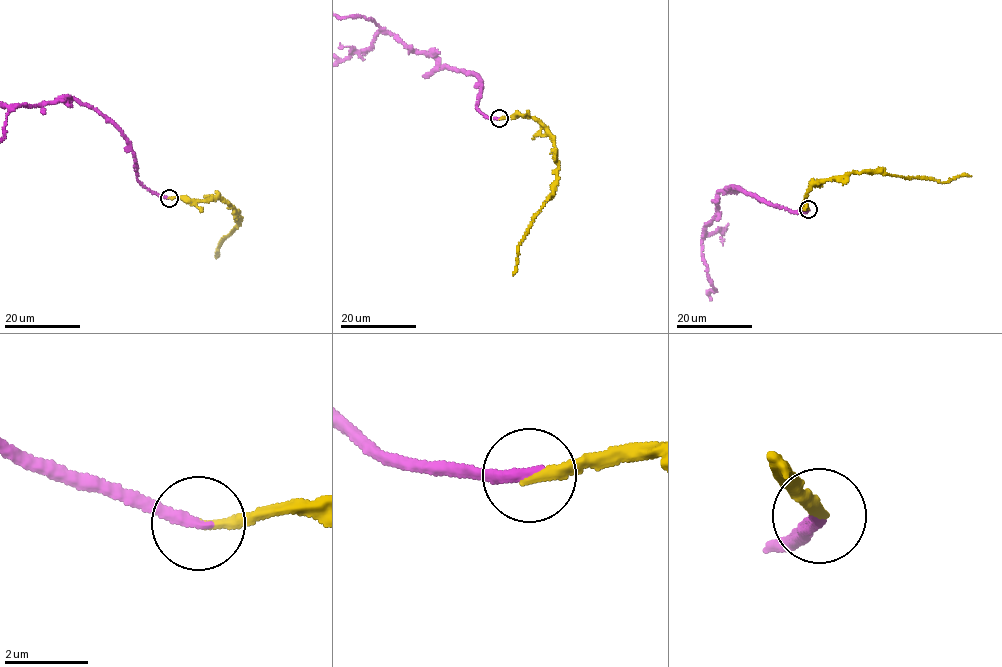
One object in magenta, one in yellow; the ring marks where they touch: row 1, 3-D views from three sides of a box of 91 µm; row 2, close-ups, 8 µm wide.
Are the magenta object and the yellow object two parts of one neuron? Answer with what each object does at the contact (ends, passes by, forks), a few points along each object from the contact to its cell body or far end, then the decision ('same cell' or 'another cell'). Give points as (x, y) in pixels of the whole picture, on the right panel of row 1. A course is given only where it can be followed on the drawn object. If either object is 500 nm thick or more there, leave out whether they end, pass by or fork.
magenta ends; yellow ends; course yellow (808, 209), (803, 202), (812, 186), (849, 173), (879, 171), (941, 182), (960, 176), (972, 176); same cell

